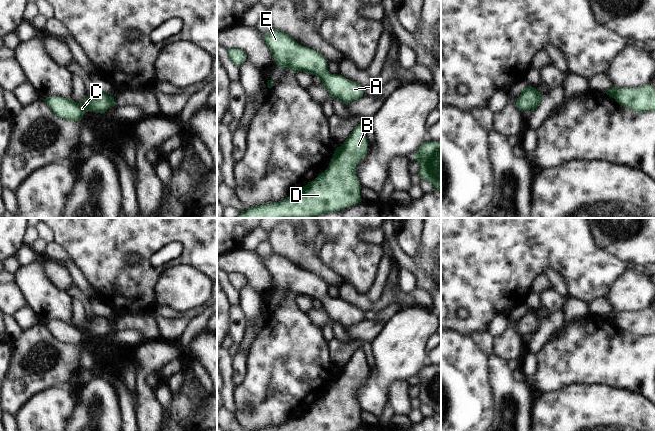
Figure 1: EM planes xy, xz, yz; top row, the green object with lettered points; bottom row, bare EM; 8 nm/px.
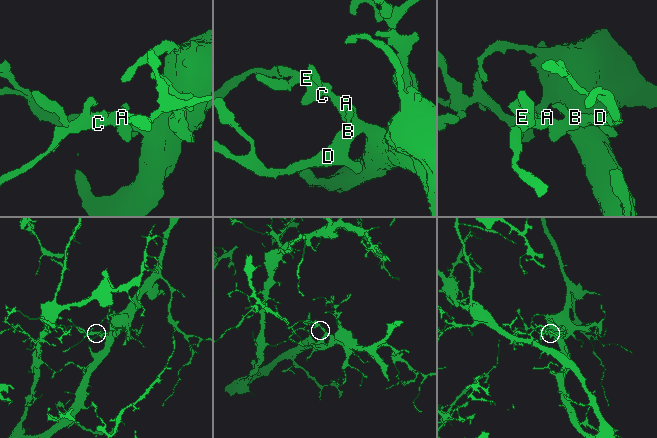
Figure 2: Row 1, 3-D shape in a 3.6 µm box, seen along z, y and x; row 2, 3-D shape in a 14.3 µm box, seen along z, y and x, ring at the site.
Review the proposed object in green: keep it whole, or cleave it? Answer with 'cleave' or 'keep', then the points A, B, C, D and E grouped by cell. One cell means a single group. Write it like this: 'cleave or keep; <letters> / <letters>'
keep; A B C D E

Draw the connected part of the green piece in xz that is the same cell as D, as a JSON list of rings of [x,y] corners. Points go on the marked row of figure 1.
[[[356,125],[344,143],[334,151],[328,168],[319,173],[314,182],[308,182],[297,193],[285,200],[254,206],[242,211],[237,218],[314,218],[358,204],[362,199],[356,170],[359,161],[367,154],[367,143],[363,125]]]

